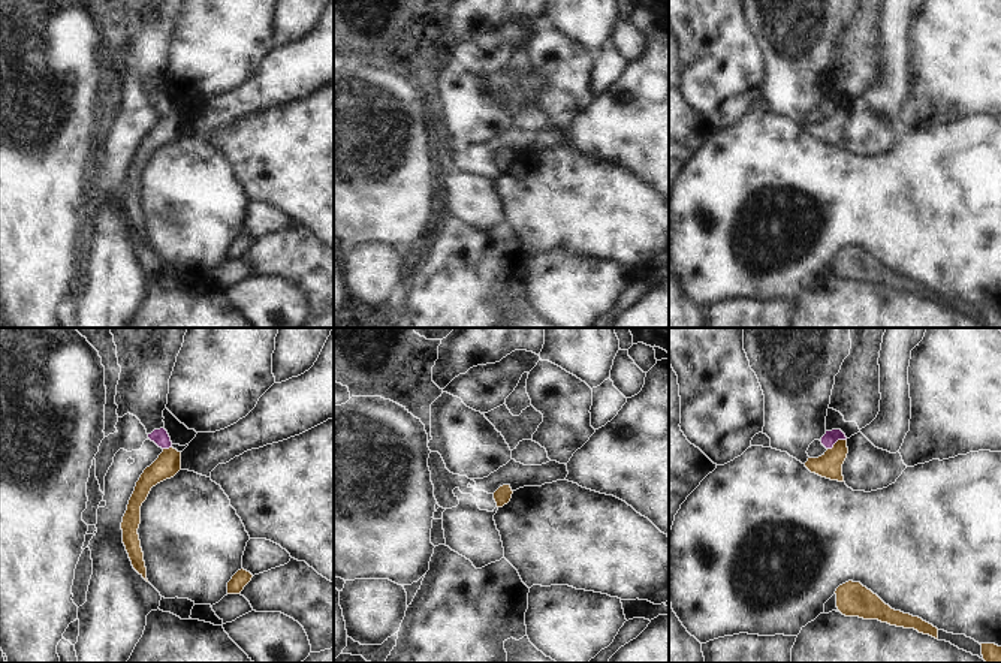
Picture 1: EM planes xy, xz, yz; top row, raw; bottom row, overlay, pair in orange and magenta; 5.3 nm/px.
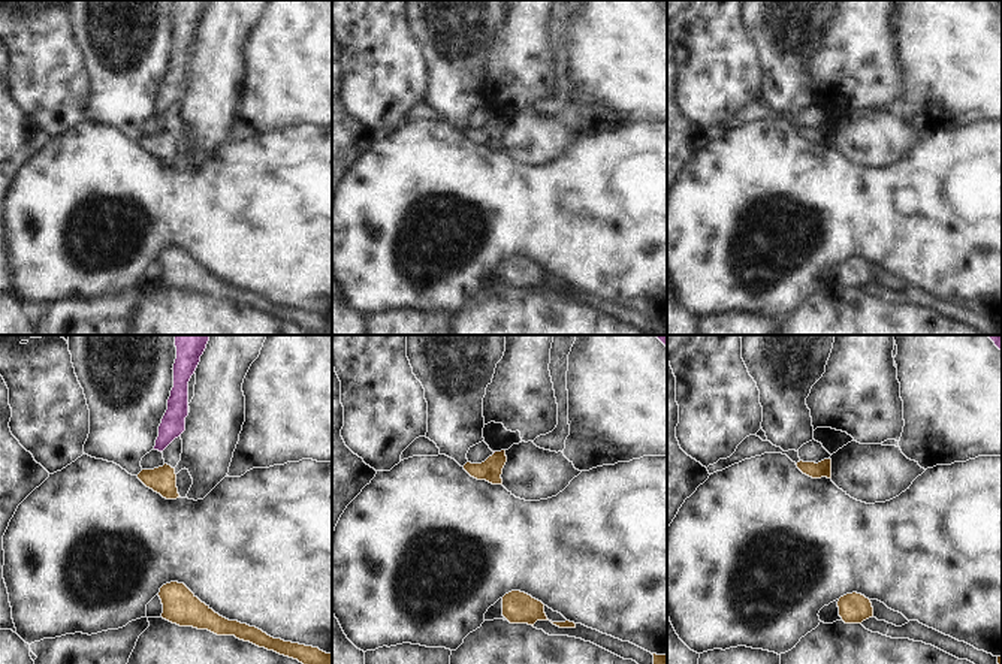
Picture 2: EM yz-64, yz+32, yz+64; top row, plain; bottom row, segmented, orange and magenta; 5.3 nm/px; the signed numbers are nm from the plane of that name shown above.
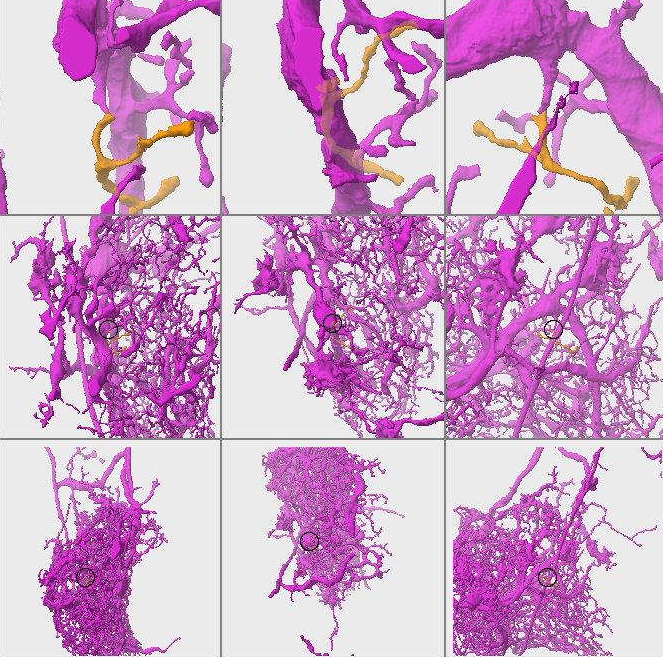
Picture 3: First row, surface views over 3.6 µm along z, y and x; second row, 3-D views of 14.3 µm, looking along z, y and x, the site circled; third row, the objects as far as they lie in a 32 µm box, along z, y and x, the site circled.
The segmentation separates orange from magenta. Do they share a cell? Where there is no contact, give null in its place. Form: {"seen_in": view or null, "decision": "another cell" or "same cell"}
{"seen_in": "yz", "decision": "same cell"}

